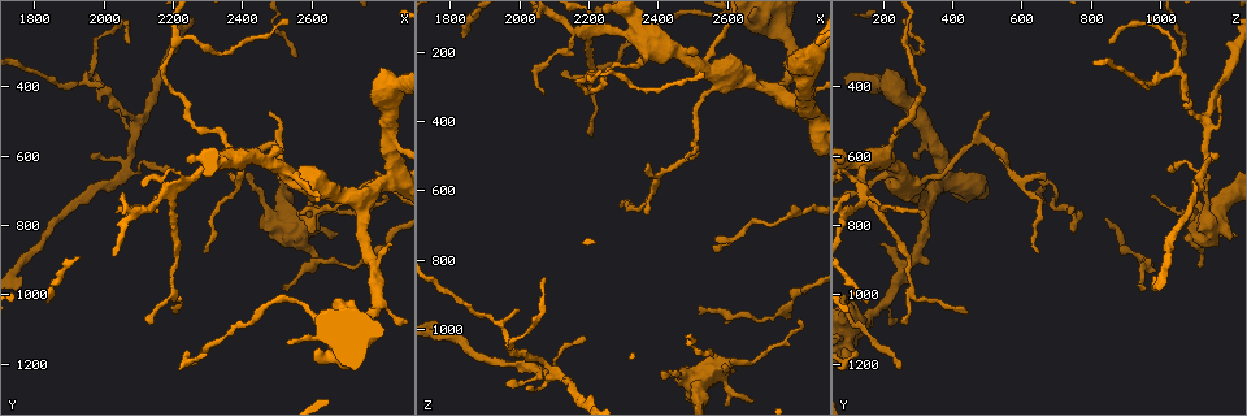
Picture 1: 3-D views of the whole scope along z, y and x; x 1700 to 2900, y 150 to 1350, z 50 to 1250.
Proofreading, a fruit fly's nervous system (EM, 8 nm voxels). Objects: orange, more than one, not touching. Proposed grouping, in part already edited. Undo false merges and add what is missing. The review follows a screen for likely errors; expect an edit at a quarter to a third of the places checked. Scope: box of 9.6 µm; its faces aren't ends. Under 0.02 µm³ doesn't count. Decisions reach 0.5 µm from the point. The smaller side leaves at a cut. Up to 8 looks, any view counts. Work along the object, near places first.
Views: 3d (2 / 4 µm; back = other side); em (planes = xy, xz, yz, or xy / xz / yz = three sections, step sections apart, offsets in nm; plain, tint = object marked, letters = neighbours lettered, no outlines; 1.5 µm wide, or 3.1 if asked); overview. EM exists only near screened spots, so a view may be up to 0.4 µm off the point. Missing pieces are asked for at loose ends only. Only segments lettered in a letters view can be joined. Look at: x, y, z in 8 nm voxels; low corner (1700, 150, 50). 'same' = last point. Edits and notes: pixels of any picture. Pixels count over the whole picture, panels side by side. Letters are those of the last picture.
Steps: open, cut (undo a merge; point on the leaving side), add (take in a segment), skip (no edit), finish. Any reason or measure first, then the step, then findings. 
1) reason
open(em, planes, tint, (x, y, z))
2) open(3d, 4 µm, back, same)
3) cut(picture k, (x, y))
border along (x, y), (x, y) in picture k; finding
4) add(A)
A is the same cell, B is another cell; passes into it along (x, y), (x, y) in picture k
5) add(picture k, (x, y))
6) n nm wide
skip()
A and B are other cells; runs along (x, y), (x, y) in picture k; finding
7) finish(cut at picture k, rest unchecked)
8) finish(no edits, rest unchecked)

narrows sharply
open(3d, 4 µm, (2220, 270, 260))

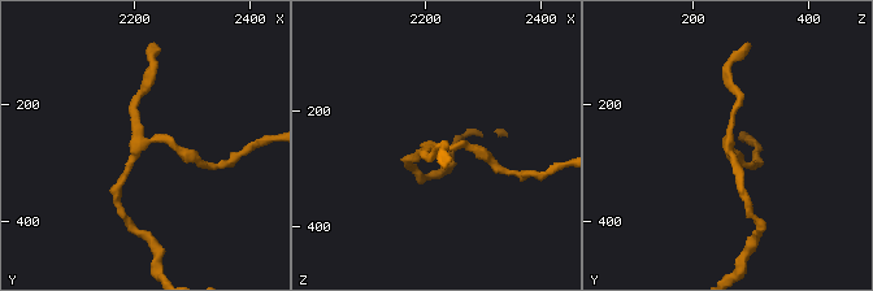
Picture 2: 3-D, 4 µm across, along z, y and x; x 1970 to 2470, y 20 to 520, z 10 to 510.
3 arms
open(em, yz, step 4, tint, (2215, 270, 265))

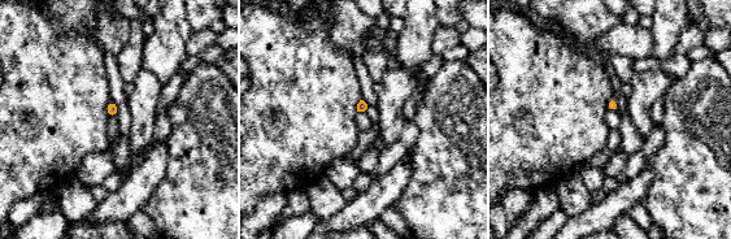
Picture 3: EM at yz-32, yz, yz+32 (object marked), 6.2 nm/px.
open(em, planes, letters, same)

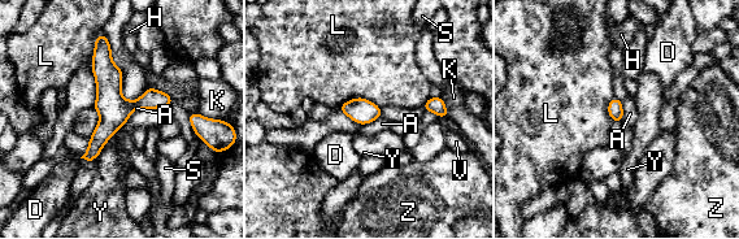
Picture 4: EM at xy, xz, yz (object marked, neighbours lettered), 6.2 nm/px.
L touches over 280 nm
skip()
A, D, H, K, L, S, V, Y and Z are other cells; runs along (103, 38), (108, 125), (87, 156) in picture 4; all the same cell

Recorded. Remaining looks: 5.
an open end
open(3d, 2 µm, (2030, 430, 1180))

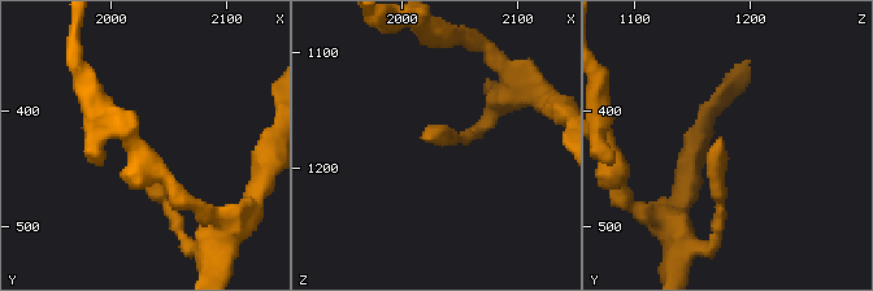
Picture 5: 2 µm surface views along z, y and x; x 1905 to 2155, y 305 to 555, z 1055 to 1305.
open(em, planes, letters, (2028, 422, 1174))

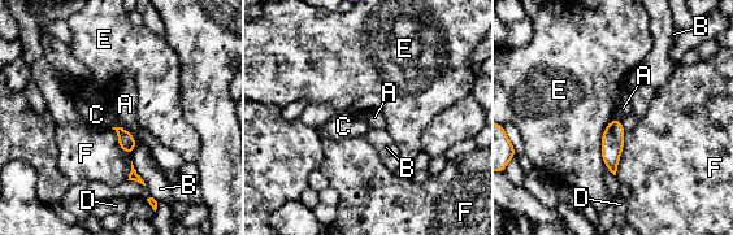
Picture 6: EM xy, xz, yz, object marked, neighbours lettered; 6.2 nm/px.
90 nm wide; E touches over 300 nm
skip()
A, B, C, D, E and F are other cells; no lettered segment goes on from it

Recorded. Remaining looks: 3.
an open end
open(em, planes, letters, (2800, 710, 980))

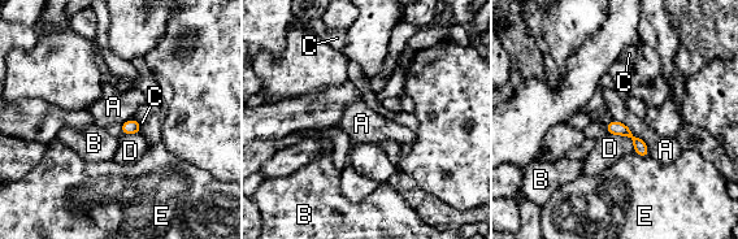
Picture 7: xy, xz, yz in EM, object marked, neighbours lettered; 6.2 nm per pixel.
90 nm wide
skip()
A, B, C, D and E are other cells; border along (613, 118), (625, 124), (634, 133) in picture 7; none of them fits

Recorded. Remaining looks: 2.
finish(no edits, rest unchecked)

